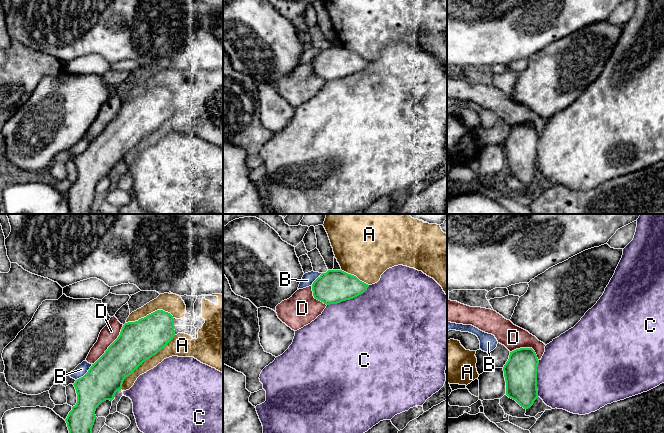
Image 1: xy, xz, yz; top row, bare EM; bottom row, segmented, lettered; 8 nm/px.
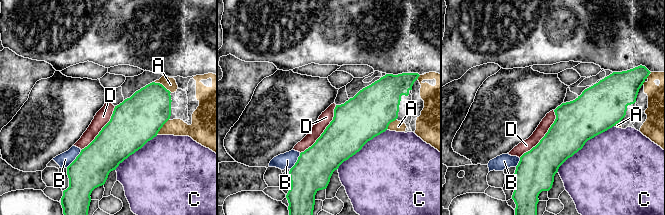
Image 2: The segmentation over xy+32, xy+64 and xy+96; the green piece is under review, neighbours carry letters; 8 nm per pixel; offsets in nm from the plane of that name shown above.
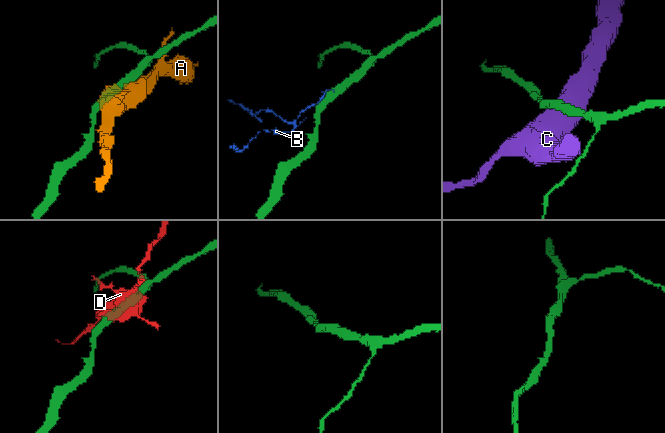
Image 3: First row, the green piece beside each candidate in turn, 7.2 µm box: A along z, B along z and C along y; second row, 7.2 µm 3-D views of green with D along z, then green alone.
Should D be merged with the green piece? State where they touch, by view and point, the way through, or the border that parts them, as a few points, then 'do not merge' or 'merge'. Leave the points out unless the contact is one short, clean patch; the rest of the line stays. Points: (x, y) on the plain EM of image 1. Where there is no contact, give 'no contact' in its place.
contact xy (110, 121); merge

